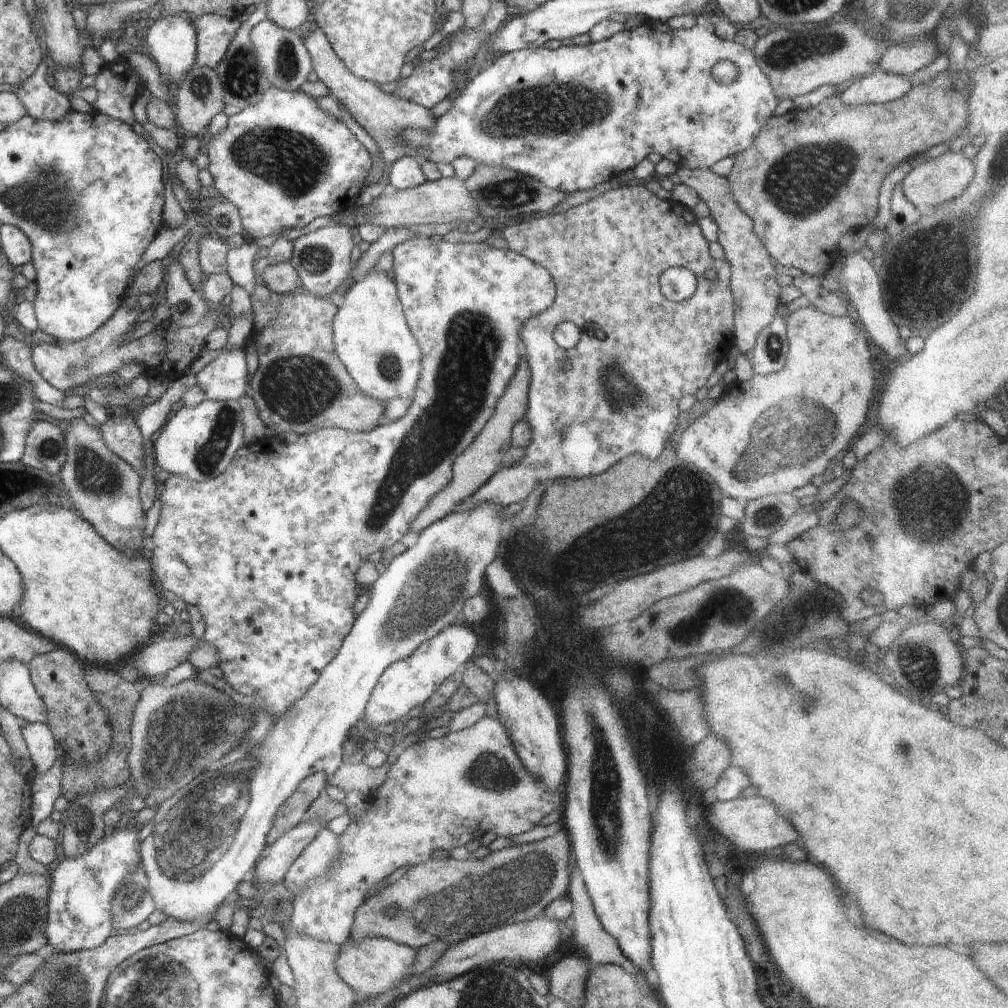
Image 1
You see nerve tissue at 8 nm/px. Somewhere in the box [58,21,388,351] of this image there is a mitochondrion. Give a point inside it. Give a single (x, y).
(293, 163)

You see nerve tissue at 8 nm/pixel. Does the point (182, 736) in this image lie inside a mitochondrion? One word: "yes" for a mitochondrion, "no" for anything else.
yes

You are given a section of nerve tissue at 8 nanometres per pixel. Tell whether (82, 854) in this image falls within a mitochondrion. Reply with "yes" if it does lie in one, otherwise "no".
no

